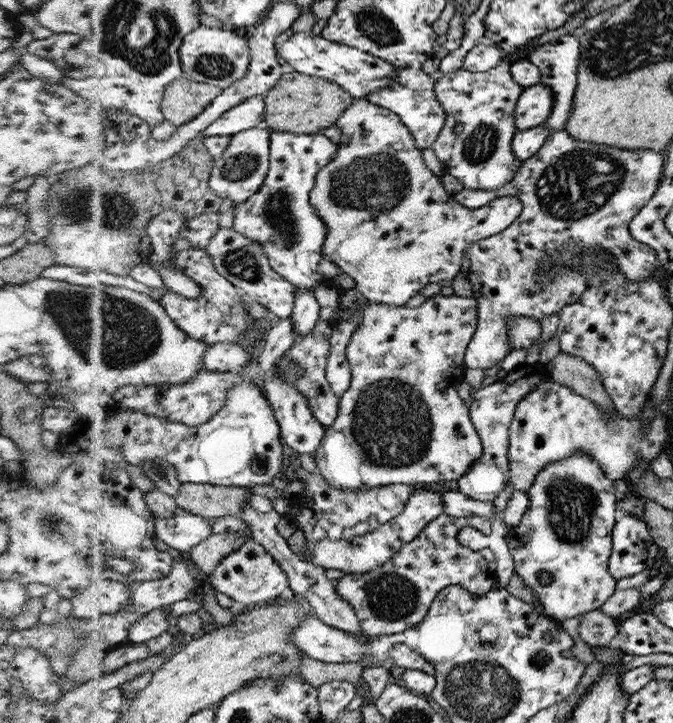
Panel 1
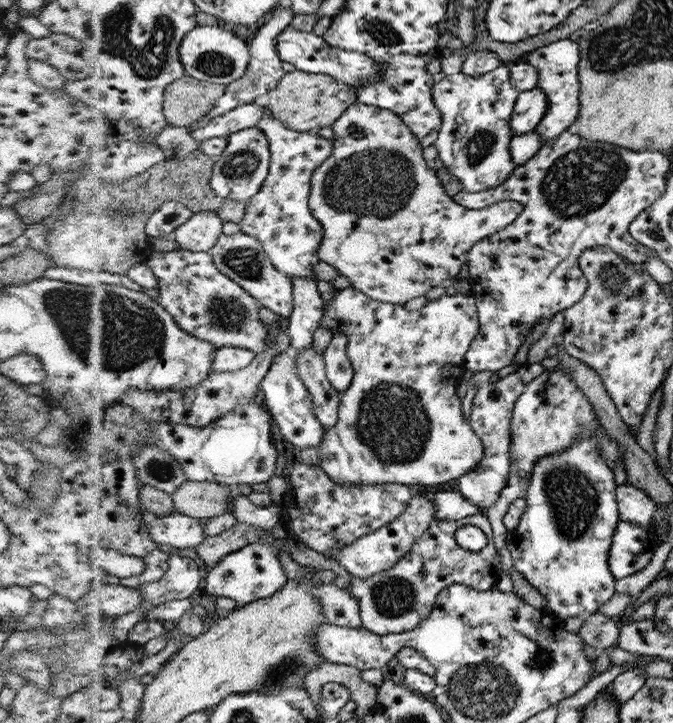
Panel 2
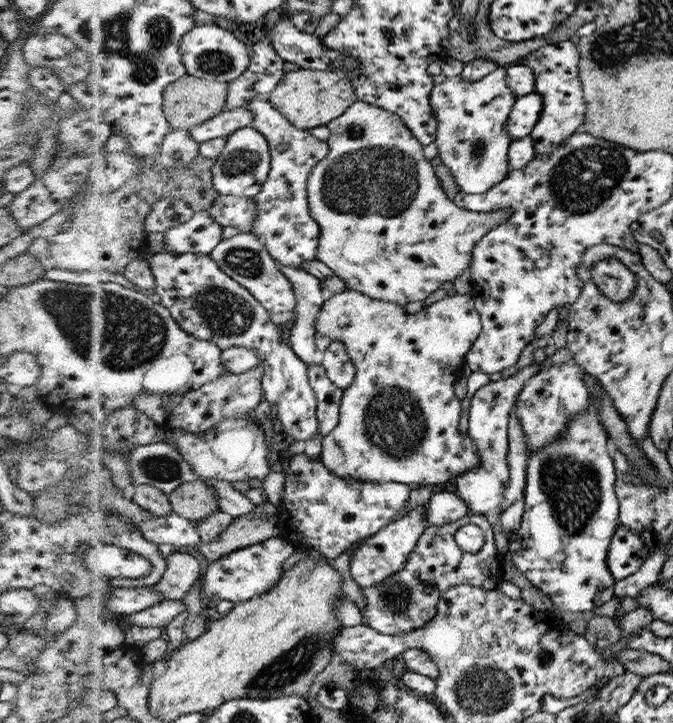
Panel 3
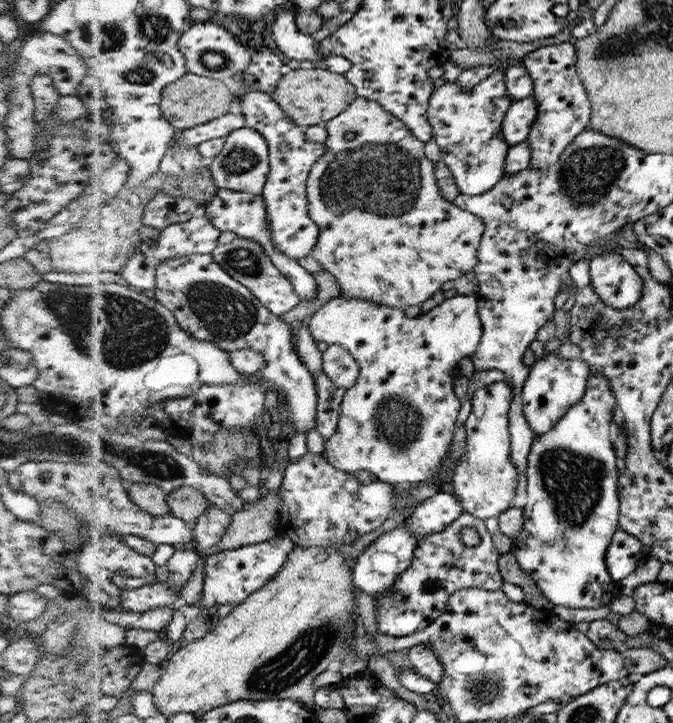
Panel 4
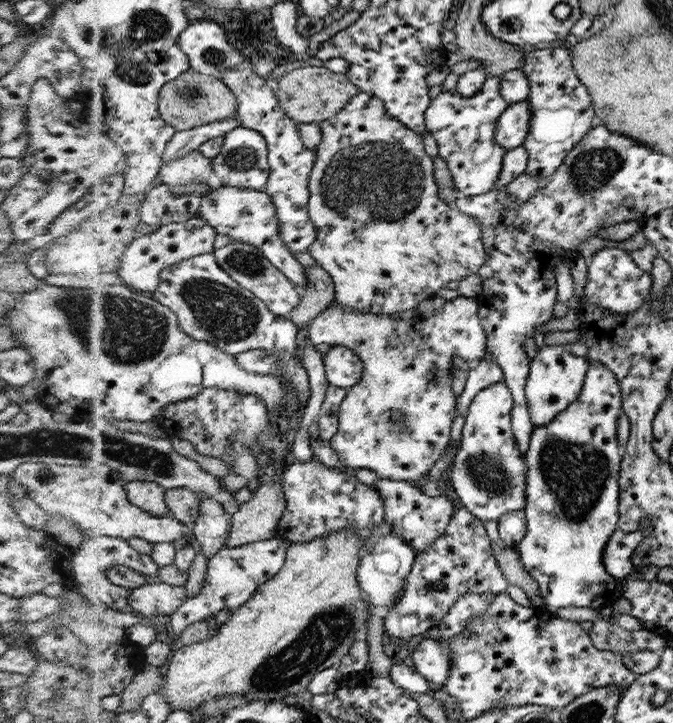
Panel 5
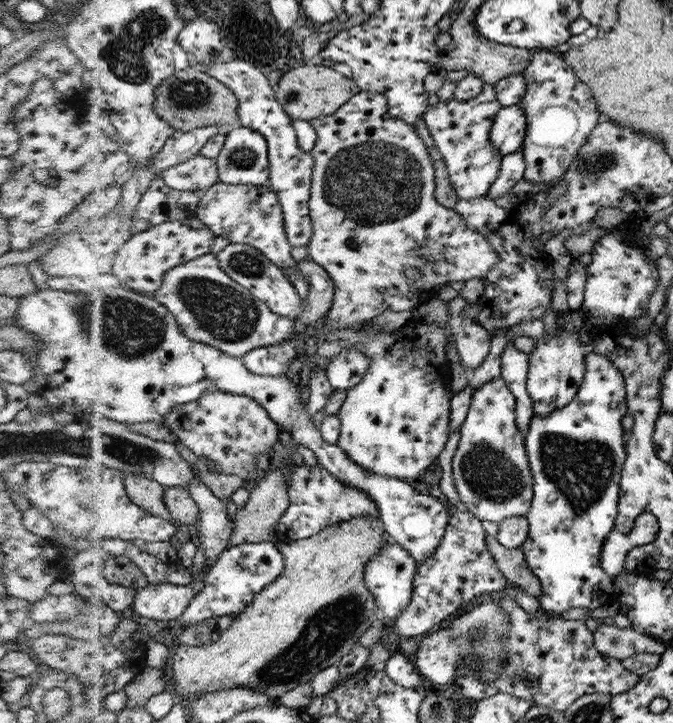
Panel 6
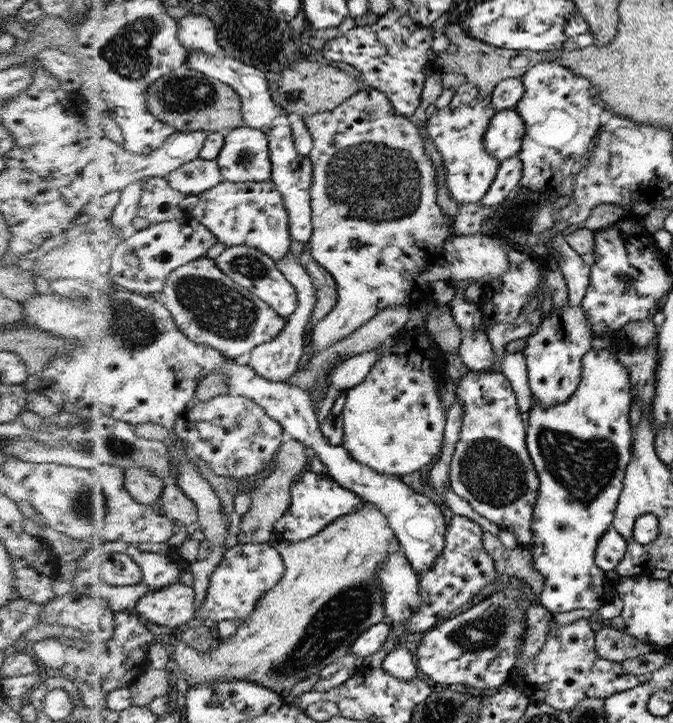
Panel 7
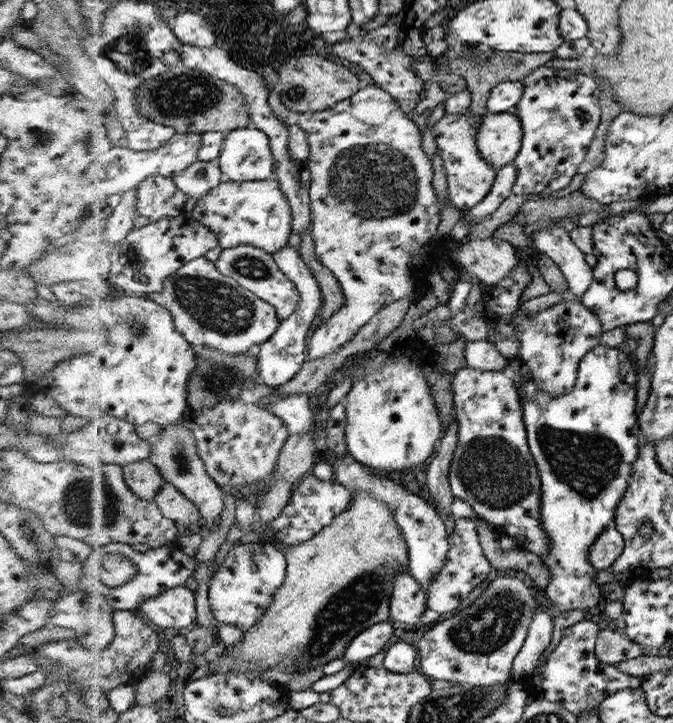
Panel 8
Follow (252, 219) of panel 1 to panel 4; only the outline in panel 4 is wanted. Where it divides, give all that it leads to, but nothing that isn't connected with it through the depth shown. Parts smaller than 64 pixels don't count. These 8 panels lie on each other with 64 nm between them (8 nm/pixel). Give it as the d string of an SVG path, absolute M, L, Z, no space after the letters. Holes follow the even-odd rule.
M250 90L242 96L238 110L246 115L246 126L263 133L271 146L272 172L264 200L268 202L268 224L272 224L270 228L274 244L280 252L294 260L313 255L323 228L311 217L309 183L312 169L328 152L328 145L309 140L306 129L288 116L270 91Z

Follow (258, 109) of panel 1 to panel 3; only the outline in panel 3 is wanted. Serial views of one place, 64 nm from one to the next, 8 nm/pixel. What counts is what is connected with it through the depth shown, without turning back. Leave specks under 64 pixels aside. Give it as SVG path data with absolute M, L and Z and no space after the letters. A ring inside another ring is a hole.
M248 106L224 111L222 114L195 126L190 130L191 136L201 144L215 139L230 137L231 134L242 130L242 128L252 127L256 115Z

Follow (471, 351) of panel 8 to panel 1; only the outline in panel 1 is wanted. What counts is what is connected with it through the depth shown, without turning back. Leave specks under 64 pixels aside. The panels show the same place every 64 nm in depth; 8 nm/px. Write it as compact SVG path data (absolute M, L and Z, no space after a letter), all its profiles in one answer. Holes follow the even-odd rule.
M356 288L346 289L340 294L340 310L334 316L336 323L345 324L350 317L350 309L360 309L362 320L356 326L356 331L352 336L347 347L347 362L351 367L351 387L348 387L343 392L340 400L339 419L336 423L329 427L326 436L324 437L322 446L317 450L317 458L319 464L319 471L323 474L324 479L336 489L348 490L354 492L364 489L372 489L375 487L384 487L390 484L412 484L418 483L437 483L459 480L470 471L470 469L483 454L482 437L479 431L475 428L474 422L470 422L468 416L469 408L466 402L458 395L457 387L465 382L466 353L468 344L471 343L475 332L478 330L479 318L479 301L475 297L462 297L456 294L445 296L442 294L427 298L426 301L416 307L397 307L390 304L376 304L370 300L366 300L360 291Z

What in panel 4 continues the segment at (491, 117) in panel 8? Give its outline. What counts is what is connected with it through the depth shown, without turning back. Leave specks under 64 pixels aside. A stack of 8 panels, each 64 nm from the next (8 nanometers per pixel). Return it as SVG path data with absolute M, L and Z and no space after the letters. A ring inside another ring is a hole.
M534 96L517 100L511 104L503 120L503 138L508 146L523 143L530 136L531 127L539 116L539 104Z

